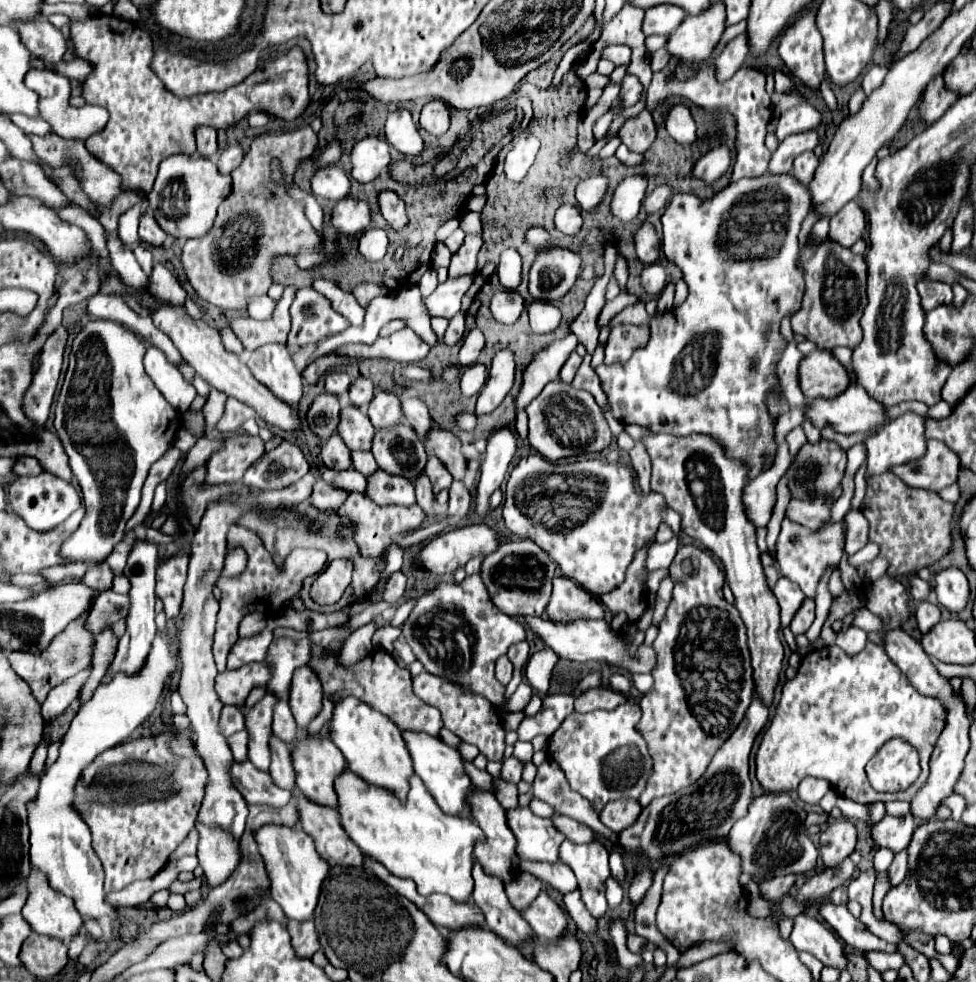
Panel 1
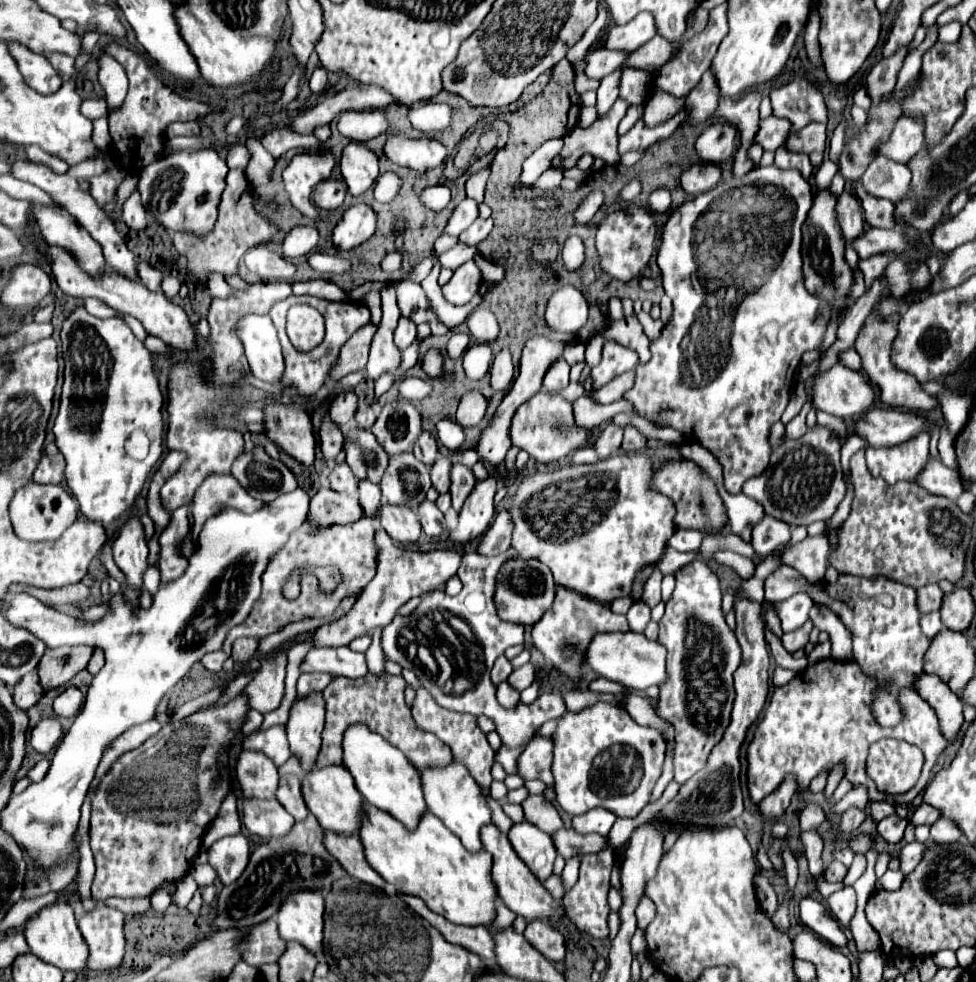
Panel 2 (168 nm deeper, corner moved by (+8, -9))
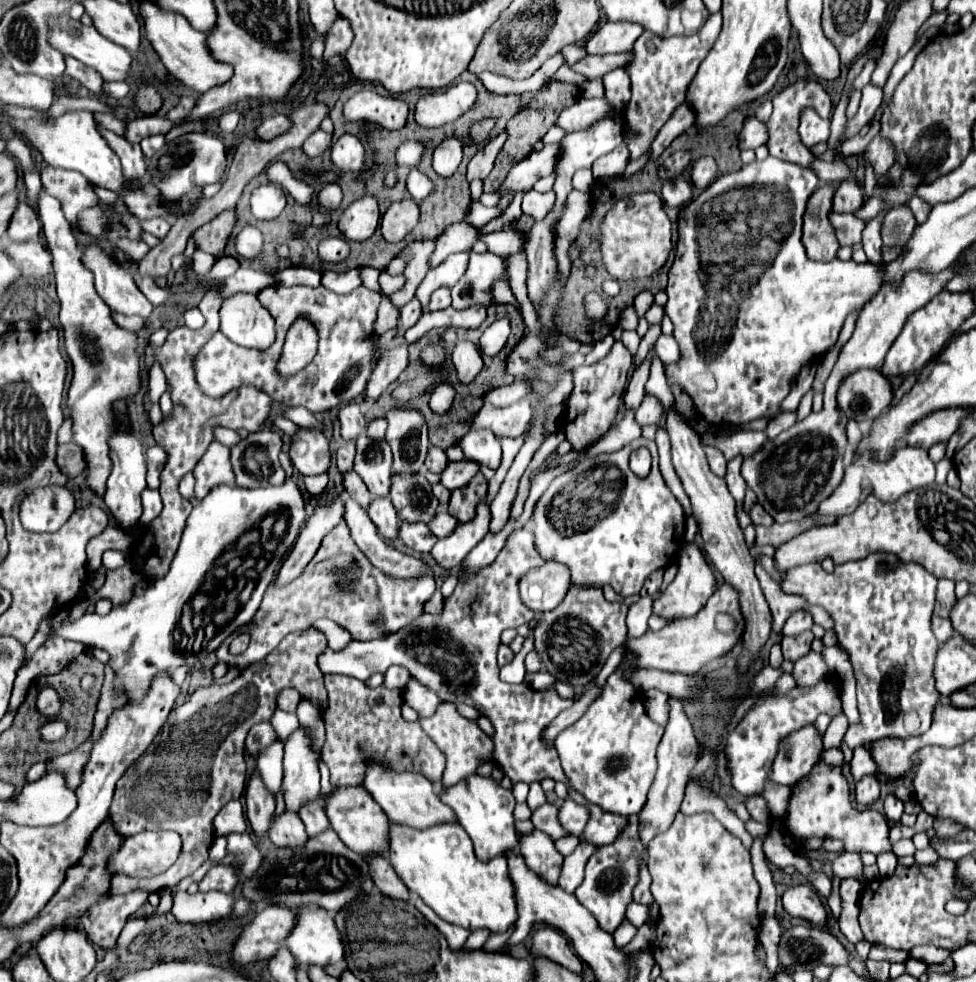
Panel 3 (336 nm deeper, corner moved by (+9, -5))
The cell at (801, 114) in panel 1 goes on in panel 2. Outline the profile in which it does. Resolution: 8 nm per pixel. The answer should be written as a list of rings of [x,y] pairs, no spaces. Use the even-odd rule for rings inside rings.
[[[770,115],[768,119],[760,121],[754,143],[758,143],[764,151],[776,151],[786,141],[788,131],[790,131],[790,121]]]

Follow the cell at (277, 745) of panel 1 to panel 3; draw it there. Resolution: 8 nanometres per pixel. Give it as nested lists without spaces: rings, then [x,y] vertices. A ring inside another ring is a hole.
[[[315,799],[313,803],[305,803],[305,807],[301,807],[301,811],[299,811],[299,817],[305,823],[305,829],[309,831],[309,835],[317,835],[325,827],[329,827],[329,819],[327,819],[319,799]]]

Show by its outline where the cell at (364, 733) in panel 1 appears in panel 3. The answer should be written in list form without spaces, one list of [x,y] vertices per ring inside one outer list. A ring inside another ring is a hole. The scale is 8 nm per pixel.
[[[369,767],[369,771],[365,771],[365,789],[381,805],[391,823],[409,825],[415,829],[427,829],[437,823],[455,821],[453,811],[449,811],[449,807],[441,803],[433,783],[425,779],[421,773],[409,773],[409,771],[401,773],[401,771],[385,771],[385,767]]]

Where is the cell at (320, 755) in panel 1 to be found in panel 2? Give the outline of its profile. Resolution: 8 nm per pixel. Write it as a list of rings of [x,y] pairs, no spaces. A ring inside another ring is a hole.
[[[346,767],[314,769],[310,775],[304,777],[302,793],[304,793],[310,813],[318,819],[318,823],[326,831],[336,831],[338,835],[356,835],[360,831],[364,799],[360,795],[360,791],[356,789],[354,777],[350,775],[350,771]]]

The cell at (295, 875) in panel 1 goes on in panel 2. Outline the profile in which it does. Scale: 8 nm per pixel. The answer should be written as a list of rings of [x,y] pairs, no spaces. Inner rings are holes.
[[[302,891],[282,903],[278,911],[278,929],[284,941],[296,941],[314,953],[318,959],[322,953],[324,931],[324,899],[318,891]]]

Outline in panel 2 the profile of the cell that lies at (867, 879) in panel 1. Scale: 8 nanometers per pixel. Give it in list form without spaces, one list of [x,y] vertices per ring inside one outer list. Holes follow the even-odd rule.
[[[844,887],[842,891],[828,897],[828,905],[830,905],[830,911],[834,913],[834,917],[840,921],[840,925],[848,929],[854,913],[856,913],[856,891],[854,891],[854,887]]]

